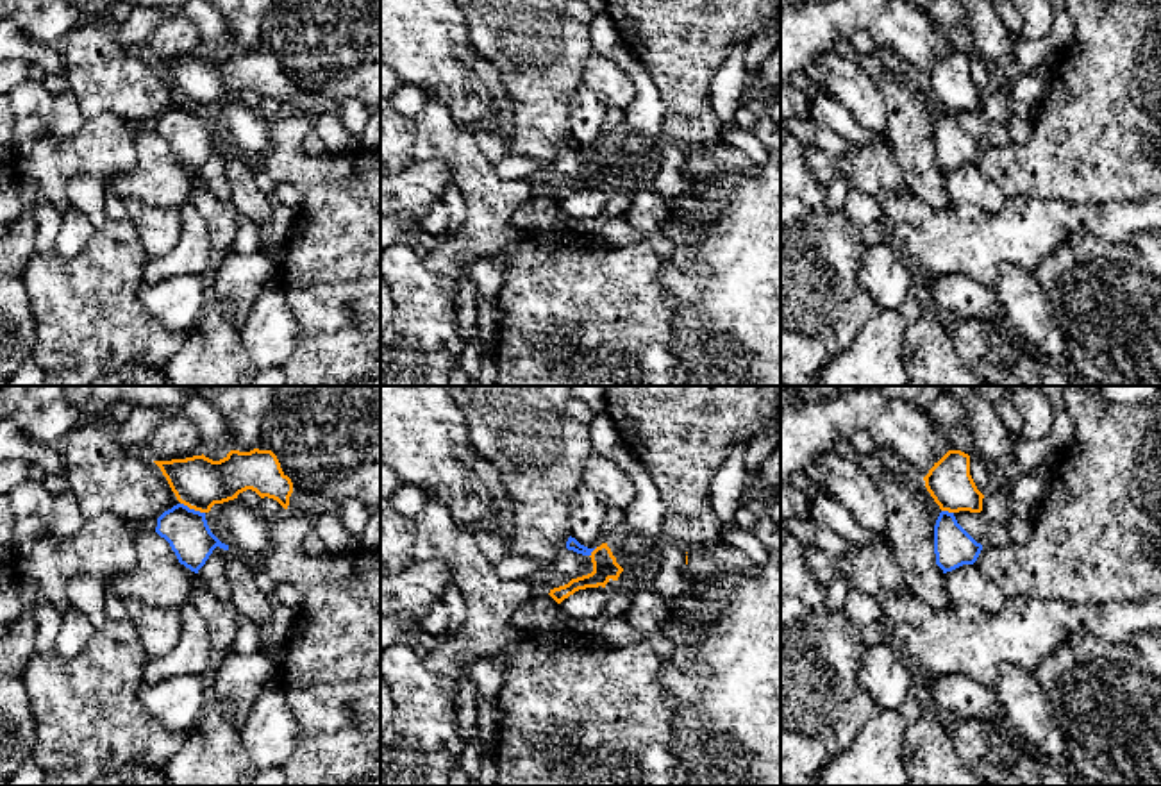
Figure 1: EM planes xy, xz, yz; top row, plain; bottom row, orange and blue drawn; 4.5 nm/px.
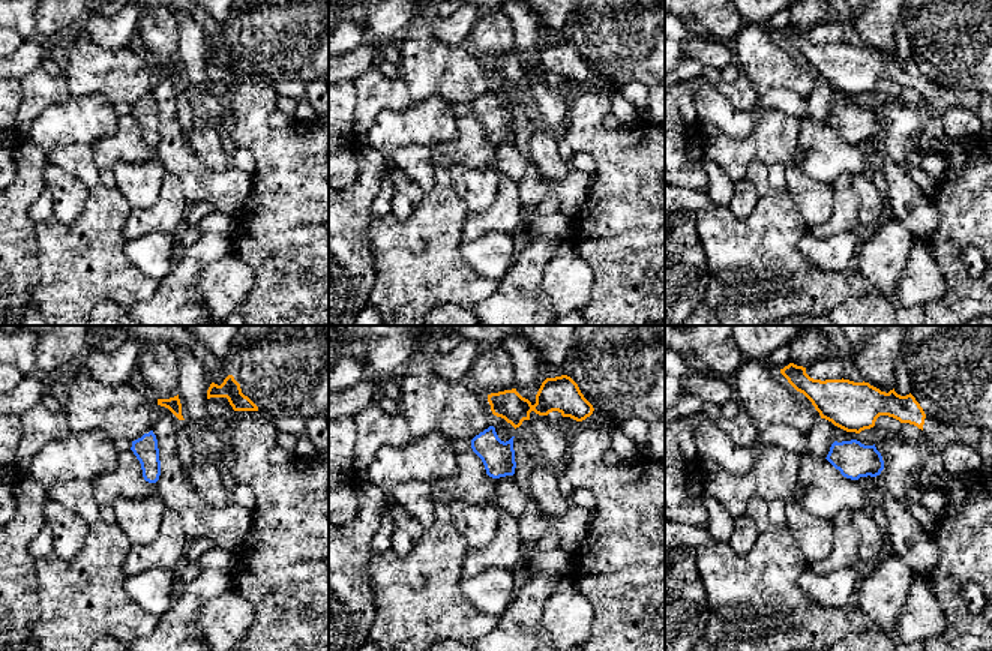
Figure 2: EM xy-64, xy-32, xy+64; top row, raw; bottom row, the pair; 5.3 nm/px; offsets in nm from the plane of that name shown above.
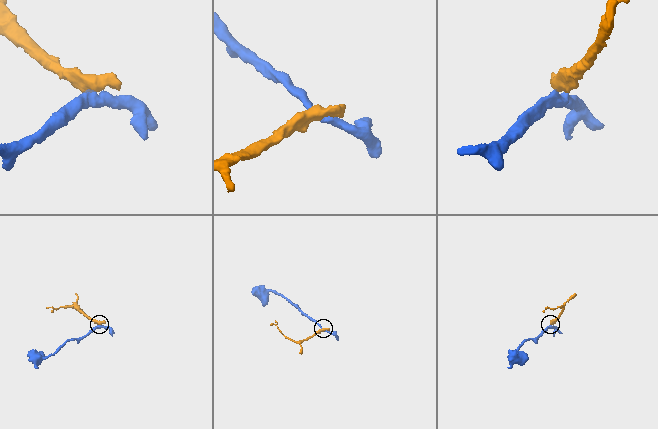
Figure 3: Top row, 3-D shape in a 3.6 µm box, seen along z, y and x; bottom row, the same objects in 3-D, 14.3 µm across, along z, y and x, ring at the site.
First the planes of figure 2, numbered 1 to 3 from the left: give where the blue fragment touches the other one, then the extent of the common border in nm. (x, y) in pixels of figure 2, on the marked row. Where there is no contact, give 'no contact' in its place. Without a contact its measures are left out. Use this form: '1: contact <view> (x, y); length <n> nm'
1: no contact
2: no contact
3: no contact

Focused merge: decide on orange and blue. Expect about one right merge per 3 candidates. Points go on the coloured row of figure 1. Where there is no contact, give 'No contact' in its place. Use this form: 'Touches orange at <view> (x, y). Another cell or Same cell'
Touches orange at xy (193, 508). Another cell

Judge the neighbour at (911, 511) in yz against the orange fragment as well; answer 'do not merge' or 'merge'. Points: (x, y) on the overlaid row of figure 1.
do not merge

